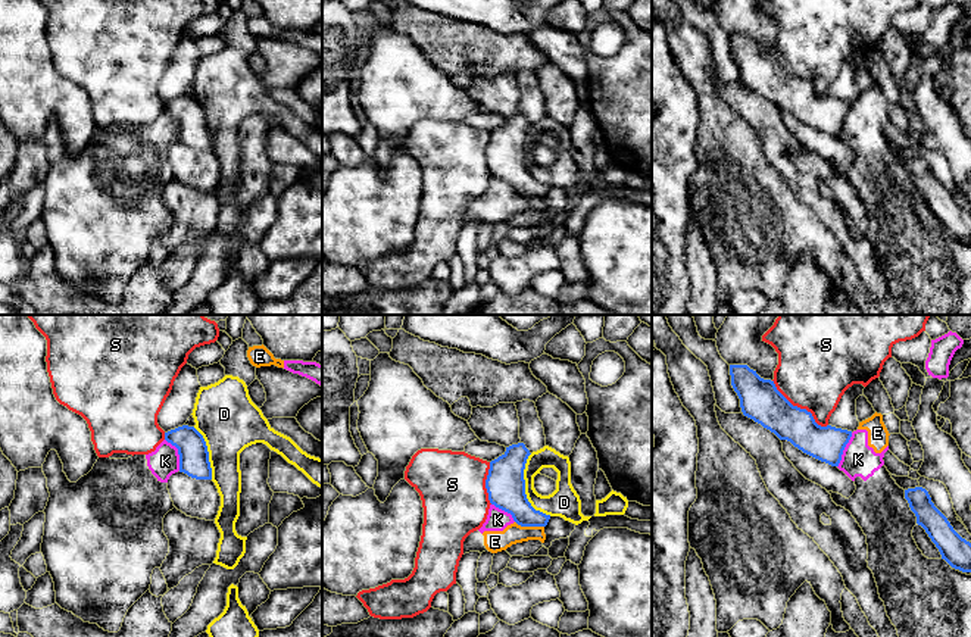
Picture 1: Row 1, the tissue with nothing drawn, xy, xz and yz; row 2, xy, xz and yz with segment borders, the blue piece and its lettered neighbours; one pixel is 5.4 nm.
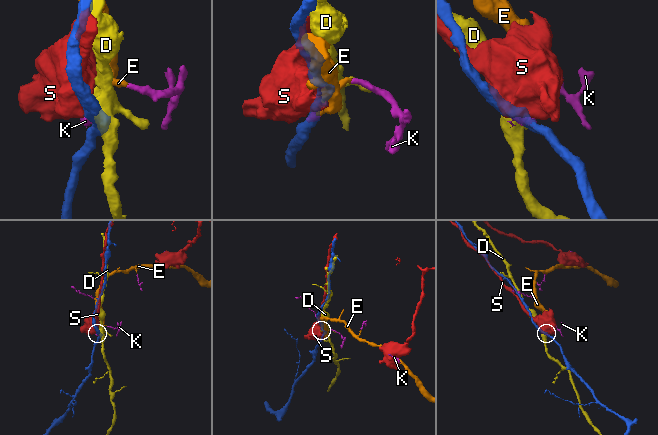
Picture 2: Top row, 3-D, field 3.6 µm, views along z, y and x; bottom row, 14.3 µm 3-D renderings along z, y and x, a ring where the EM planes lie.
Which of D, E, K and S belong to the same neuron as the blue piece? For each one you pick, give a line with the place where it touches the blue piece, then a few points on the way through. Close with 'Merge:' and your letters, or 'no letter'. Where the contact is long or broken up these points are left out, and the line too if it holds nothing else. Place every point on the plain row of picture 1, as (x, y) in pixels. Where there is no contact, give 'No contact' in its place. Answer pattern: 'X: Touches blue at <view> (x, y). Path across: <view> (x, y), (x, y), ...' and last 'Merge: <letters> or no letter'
Merge: no letter

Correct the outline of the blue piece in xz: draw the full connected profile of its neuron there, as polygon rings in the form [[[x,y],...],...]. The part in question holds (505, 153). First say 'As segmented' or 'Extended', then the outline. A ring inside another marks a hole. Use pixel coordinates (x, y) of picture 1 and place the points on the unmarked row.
As segmented. [[[524,113],[506,118],[506,122],[502,127],[490,132],[488,146],[486,150],[486,159],[488,163],[490,174],[511,184],[518,196],[546,197],[550,190],[550,185],[536,181],[528,172],[525,165],[524,140],[530,125],[531,124]]]

